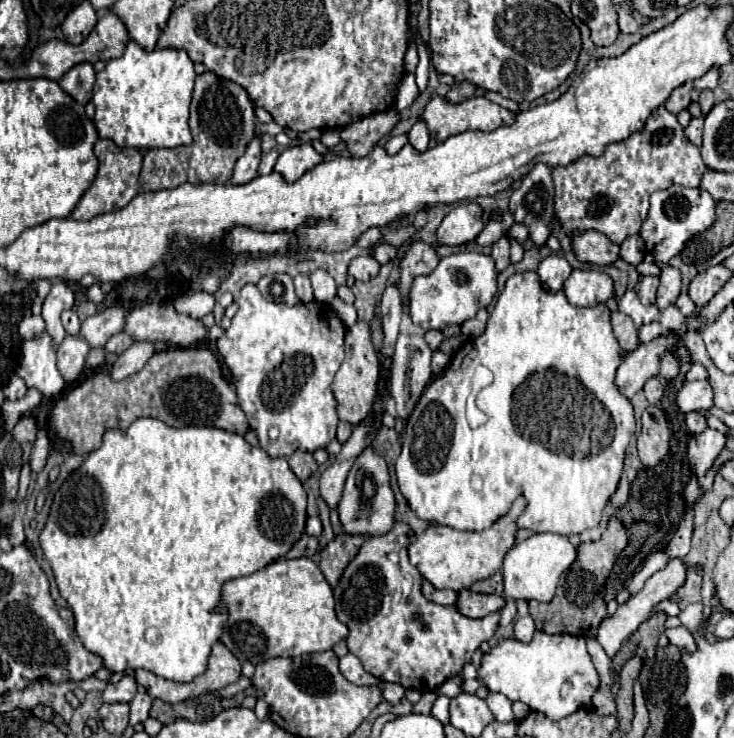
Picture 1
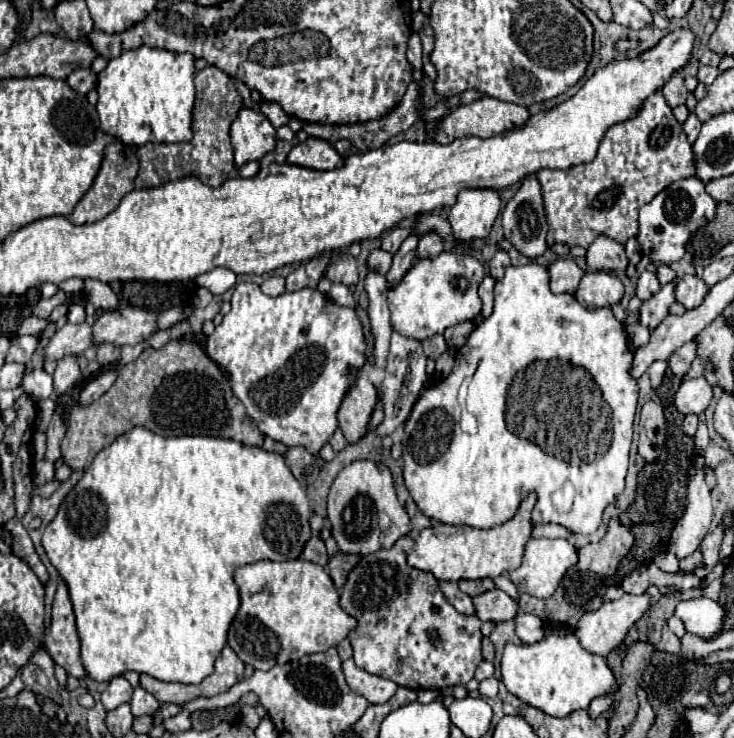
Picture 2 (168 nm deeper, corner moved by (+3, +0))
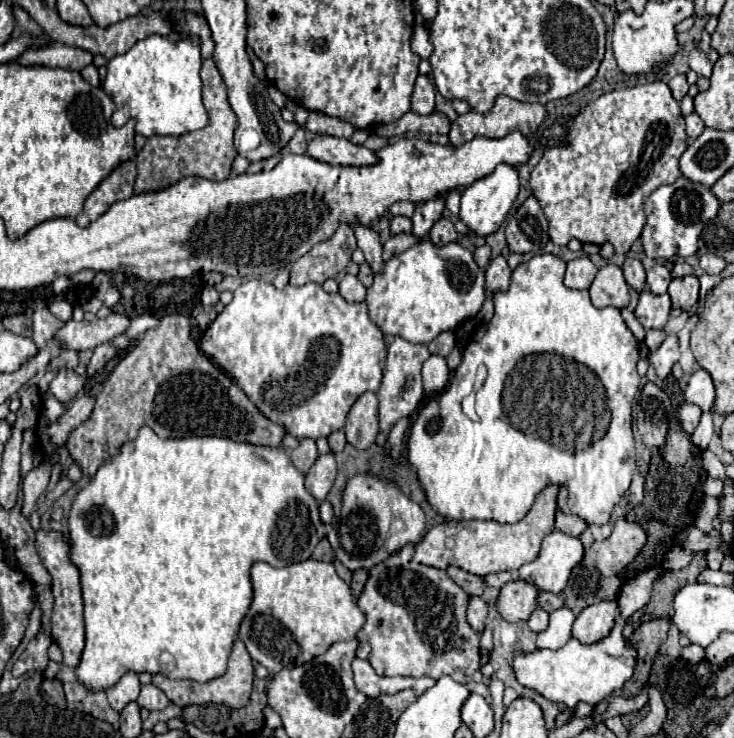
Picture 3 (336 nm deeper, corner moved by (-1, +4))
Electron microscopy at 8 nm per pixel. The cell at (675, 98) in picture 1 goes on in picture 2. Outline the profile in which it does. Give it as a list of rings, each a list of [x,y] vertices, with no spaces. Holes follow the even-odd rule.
[[[672,75],[672,79],[662,87],[662,93],[664,93],[664,99],[666,103],[674,109],[682,103],[686,103],[686,97],[688,97],[688,89],[684,87],[684,79],[682,75]]]

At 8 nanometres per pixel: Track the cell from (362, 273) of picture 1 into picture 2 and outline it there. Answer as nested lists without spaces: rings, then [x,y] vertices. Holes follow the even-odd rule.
[[[376,249],[368,257],[368,269],[376,271],[380,275],[386,275],[388,269],[390,269],[390,265],[392,265],[392,253],[388,253],[384,249]]]

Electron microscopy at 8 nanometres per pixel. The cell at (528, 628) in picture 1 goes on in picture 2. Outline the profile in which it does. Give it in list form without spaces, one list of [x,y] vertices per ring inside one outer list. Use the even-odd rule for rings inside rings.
[[[520,613],[516,619],[516,635],[522,639],[522,643],[538,643],[544,637],[544,623],[536,615]]]

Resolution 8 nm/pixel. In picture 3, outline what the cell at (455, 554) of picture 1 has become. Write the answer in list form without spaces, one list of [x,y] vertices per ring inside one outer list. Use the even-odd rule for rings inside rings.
[[[556,485],[544,487],[538,493],[532,509],[526,513],[526,517],[514,525],[502,525],[496,521],[444,521],[440,525],[434,525],[416,545],[414,559],[416,563],[438,569],[454,565],[480,577],[498,571],[516,571],[522,565],[536,559],[540,551],[540,541],[554,529],[556,495],[558,495]]]

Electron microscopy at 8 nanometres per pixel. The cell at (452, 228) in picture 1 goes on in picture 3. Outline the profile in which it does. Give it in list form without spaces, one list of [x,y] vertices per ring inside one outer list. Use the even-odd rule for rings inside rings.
[[[498,165],[494,169],[494,173],[474,181],[470,187],[466,187],[462,191],[462,201],[460,201],[460,219],[462,219],[462,223],[470,231],[474,231],[476,235],[486,237],[490,233],[496,233],[498,227],[502,225],[504,217],[508,215],[516,195],[518,195],[518,189],[520,189],[518,171],[514,167],[508,167],[508,165]]]

